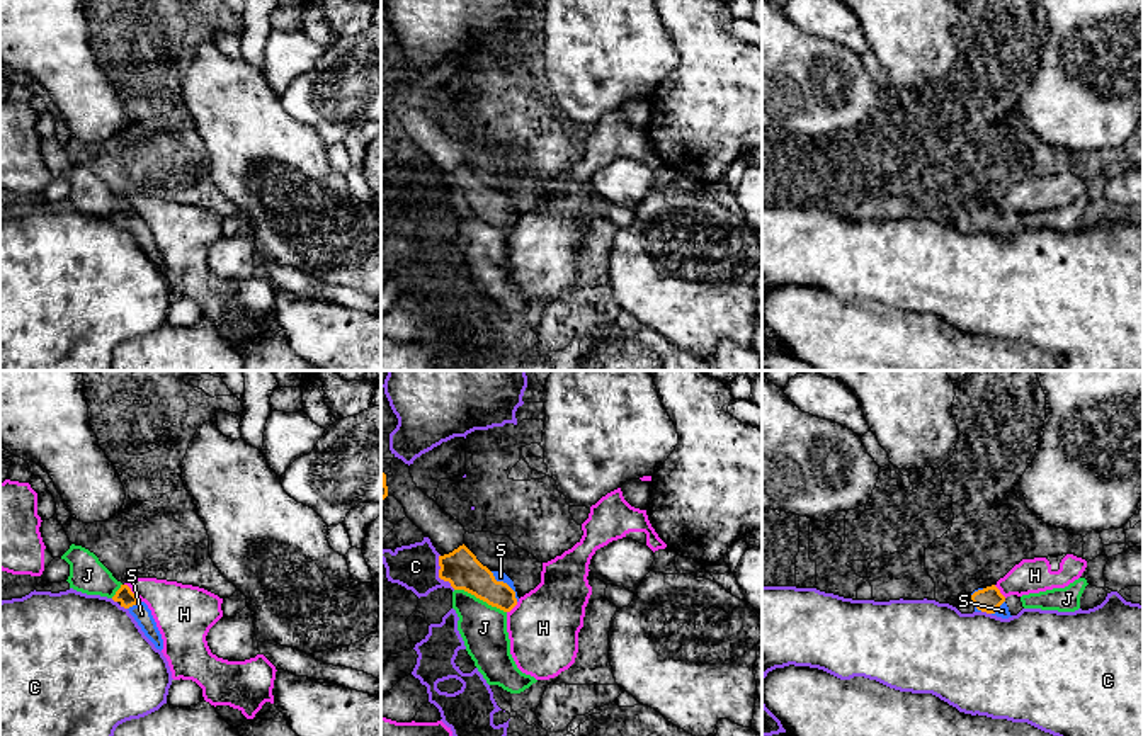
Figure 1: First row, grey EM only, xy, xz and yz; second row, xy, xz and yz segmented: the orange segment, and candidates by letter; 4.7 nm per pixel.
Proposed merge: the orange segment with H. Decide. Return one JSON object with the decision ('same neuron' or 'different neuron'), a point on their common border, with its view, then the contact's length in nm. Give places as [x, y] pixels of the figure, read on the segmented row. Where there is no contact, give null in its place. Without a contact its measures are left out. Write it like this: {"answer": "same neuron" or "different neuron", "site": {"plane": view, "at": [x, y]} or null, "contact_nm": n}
{"answer": "different neuron", "site": {"plane": "xy", "at": [131, 592]}, "contact_nm": 110}

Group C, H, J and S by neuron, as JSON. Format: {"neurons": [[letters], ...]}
{"neurons": [["C"], ["H"], ["J"], ["S"]]}

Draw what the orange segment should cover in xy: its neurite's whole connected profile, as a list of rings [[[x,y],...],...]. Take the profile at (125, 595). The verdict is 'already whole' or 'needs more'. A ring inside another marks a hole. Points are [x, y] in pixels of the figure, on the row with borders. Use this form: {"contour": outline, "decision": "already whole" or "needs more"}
{"contour": [[[121,585],[121,588],[112,597],[114,602],[119,602],[121,607],[128,609],[134,617],[145,636],[155,644],[156,649],[163,649],[163,639],[156,627],[156,622],[151,615],[151,610],[145,602],[141,602],[128,585]]], "decision": "needs more"}

